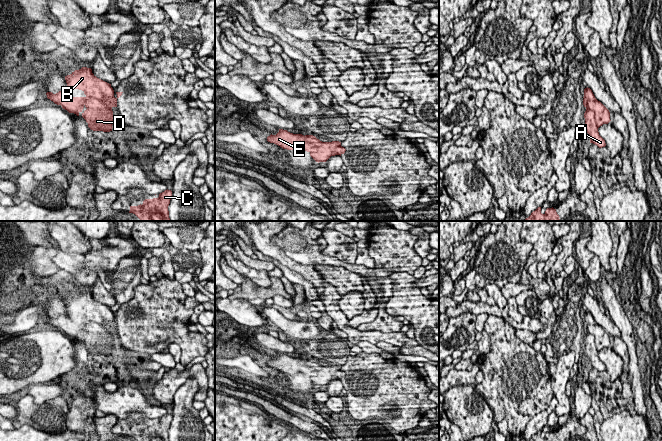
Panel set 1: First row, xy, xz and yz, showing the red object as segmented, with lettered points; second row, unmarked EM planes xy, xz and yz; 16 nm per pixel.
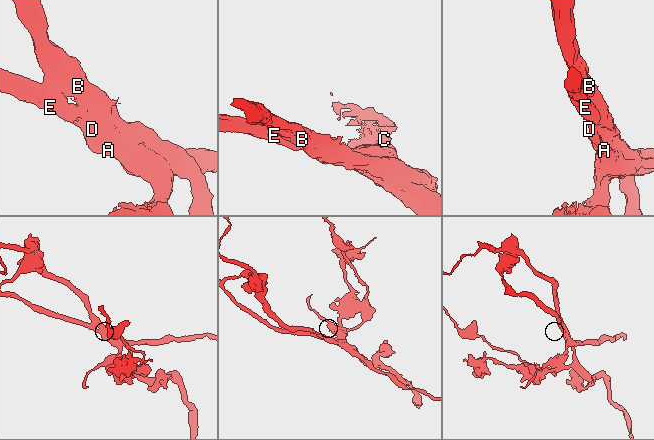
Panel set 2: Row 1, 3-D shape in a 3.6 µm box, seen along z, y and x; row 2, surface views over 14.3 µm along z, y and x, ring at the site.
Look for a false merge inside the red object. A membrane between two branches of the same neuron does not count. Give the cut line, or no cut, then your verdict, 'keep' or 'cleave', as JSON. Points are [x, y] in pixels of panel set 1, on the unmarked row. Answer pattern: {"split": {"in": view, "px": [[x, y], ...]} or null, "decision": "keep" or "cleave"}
{"split": {"in": "yz", "px": [[584, 322], [587, 331], [594, 338], [594, 344], [598, 351]]}, "decision": "cleave"}

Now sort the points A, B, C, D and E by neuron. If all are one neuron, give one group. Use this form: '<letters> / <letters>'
A C D E / B

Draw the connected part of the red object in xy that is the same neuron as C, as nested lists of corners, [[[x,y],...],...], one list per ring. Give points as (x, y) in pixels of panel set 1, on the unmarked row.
[[[165,414],[158,422],[145,423],[143,428],[130,430],[129,437],[137,441],[169,441],[168,430],[172,421],[171,414]]]

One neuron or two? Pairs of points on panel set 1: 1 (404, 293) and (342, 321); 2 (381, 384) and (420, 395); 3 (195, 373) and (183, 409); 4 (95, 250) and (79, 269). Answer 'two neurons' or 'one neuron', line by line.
1: two neurons
2: one neuron
3: two neurons
4: two neurons

